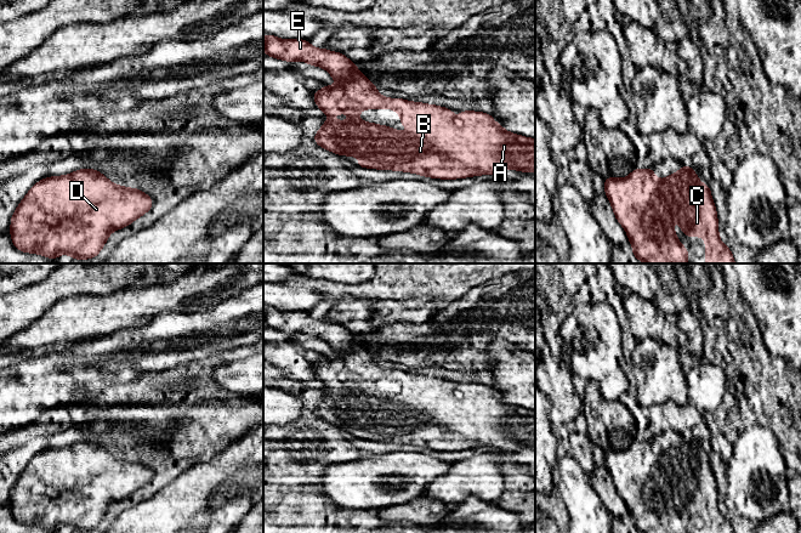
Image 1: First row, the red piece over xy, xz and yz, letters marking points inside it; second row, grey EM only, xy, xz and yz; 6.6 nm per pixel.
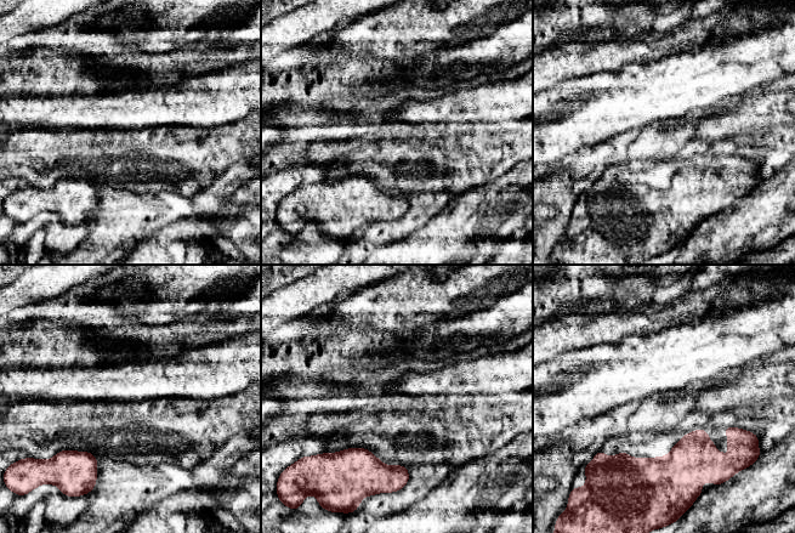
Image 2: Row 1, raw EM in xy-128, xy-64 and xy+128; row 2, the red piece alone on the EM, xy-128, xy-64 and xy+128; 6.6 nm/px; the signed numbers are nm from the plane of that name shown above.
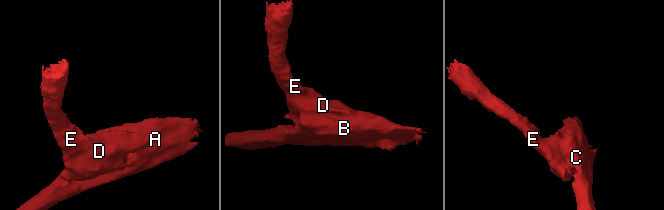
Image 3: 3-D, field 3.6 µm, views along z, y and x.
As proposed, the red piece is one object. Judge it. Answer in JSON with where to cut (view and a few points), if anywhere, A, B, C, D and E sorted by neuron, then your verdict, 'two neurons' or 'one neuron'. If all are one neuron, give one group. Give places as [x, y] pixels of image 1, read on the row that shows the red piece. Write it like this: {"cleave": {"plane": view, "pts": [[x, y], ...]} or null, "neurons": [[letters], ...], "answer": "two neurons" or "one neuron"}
{"cleave": null, "neurons": [["A", "B", "C", "D", "E"]], "answer": "one neuron"}

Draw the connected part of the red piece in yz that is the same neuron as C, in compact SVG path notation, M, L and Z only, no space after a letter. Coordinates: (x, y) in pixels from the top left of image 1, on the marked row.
M682 165L676 174L671 174L660 181L652 168L644 170L635 168L627 177L615 178L609 176L604 178L604 187L604 194L610 202L617 221L626 231L635 260L641 260L646 263L687 263L689 261L687 248L680 243L674 232L672 220L677 219L686 238L705 238L705 263L735 263L732 250L718 237L717 211L710 186L708 183L701 185L695 171L689 165Z

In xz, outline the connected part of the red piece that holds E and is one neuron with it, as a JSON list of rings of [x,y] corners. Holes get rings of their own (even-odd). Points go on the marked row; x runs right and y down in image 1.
[[[263,35],[265,49],[263,52],[269,57],[277,59],[284,59],[286,62],[303,61],[309,66],[317,66],[329,72],[339,84],[328,86],[324,84],[323,89],[313,93],[316,106],[320,108],[328,117],[323,126],[313,136],[314,142],[322,148],[336,153],[339,155],[363,157],[364,161],[354,161],[358,168],[379,169],[379,170],[396,170],[419,174],[424,177],[453,180],[466,178],[470,176],[481,176],[490,174],[493,176],[499,172],[512,169],[522,172],[535,172],[535,140],[530,137],[523,137],[513,132],[507,132],[499,123],[493,120],[492,114],[460,110],[460,117],[456,119],[454,113],[449,108],[441,106],[433,106],[421,102],[411,102],[403,98],[387,98],[377,92],[377,87],[364,75],[360,74],[360,69],[350,61],[341,52],[333,52],[326,49],[316,49],[307,40],[279,39],[274,35]],[[390,108],[396,110],[400,115],[402,126],[416,126],[420,129],[439,129],[443,131],[437,135],[427,135],[420,131],[402,132],[386,125],[377,125],[374,123],[365,123],[357,115],[362,109],[385,109]],[[339,113],[347,113],[351,119],[347,121],[330,120],[330,115]]]

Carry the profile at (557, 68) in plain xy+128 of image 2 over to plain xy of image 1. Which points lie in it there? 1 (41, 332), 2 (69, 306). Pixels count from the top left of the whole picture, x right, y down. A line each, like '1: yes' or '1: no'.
1: yes
2: yes

